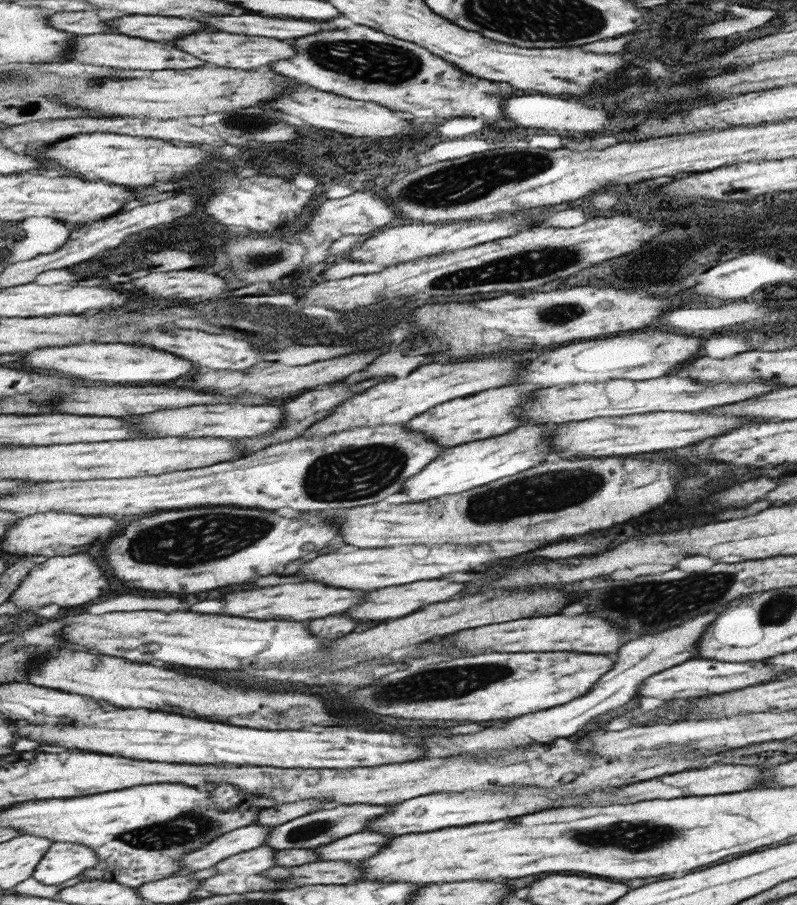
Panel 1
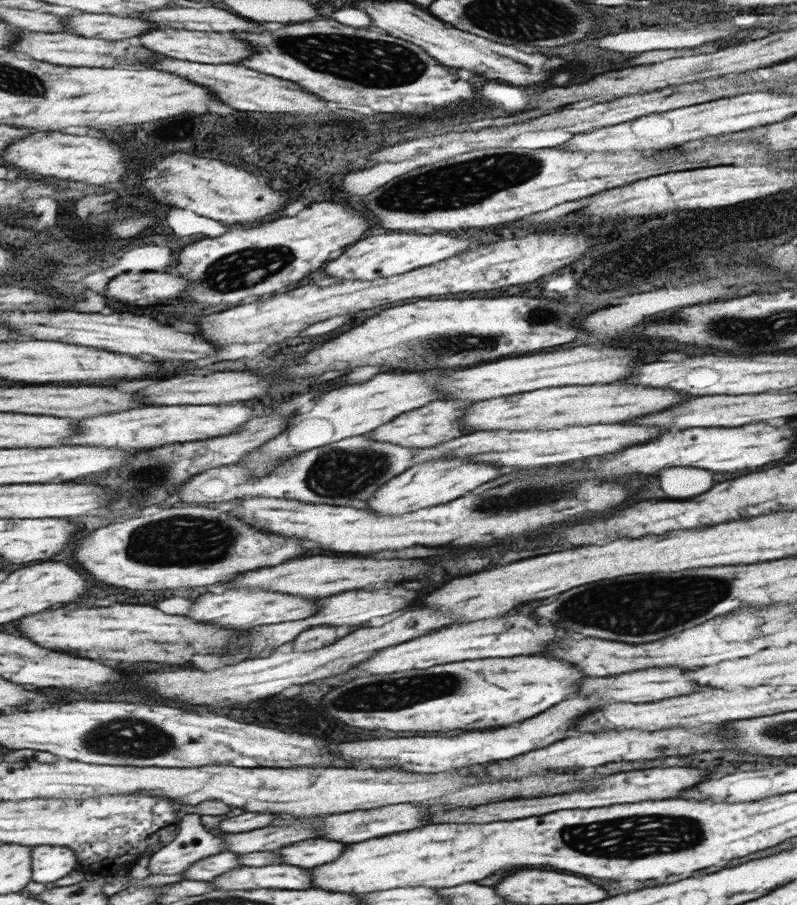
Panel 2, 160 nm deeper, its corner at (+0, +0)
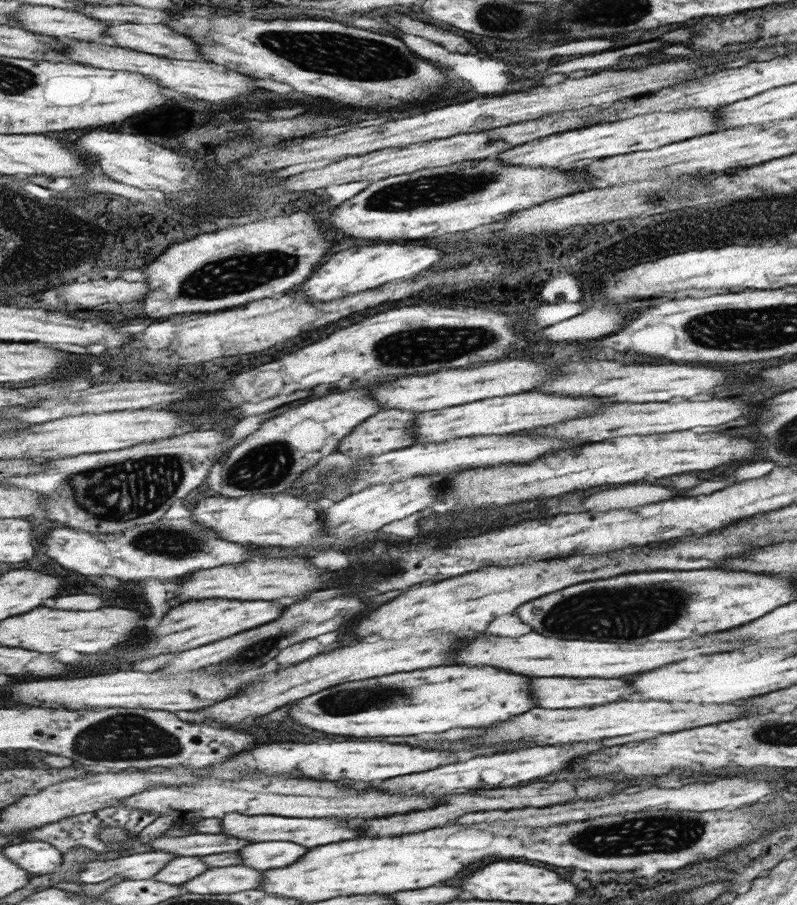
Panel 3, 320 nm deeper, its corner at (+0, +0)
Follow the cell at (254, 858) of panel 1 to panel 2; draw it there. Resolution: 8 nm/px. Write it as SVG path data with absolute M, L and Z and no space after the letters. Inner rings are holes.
M227 850L208 856L199 862L195 861L182 873L184 879L199 882L211 882L234 868L242 867L237 852Z

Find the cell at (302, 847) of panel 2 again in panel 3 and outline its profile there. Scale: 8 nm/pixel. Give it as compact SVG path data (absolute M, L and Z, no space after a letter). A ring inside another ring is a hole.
M263 841L249 843L238 855L242 856L243 865L263 872L292 865L309 849L297 842Z

